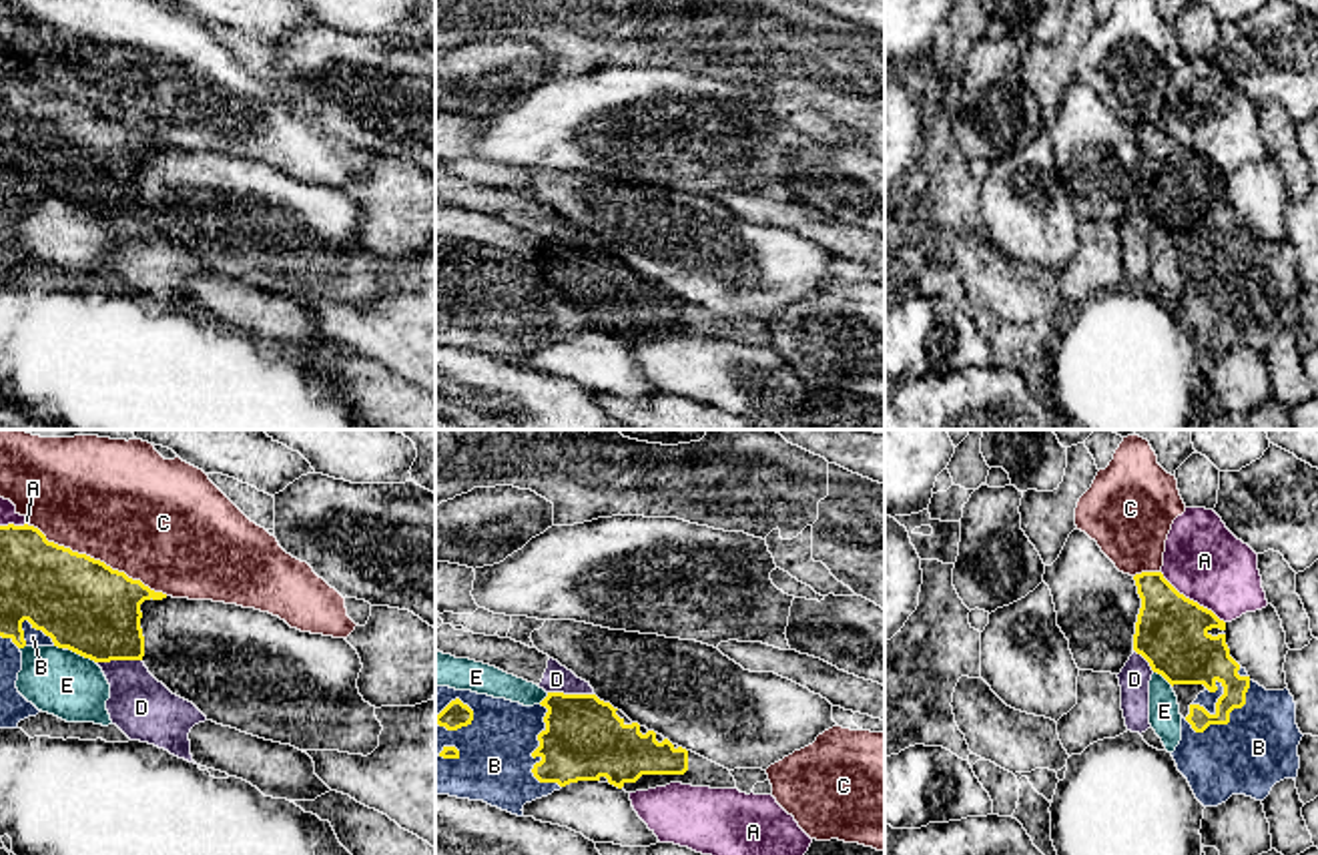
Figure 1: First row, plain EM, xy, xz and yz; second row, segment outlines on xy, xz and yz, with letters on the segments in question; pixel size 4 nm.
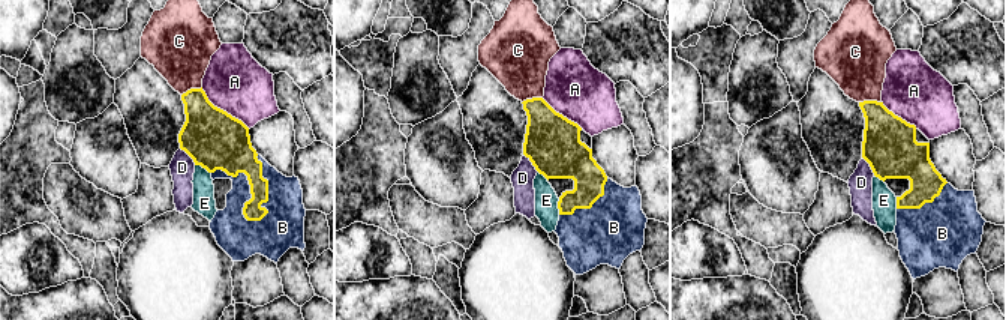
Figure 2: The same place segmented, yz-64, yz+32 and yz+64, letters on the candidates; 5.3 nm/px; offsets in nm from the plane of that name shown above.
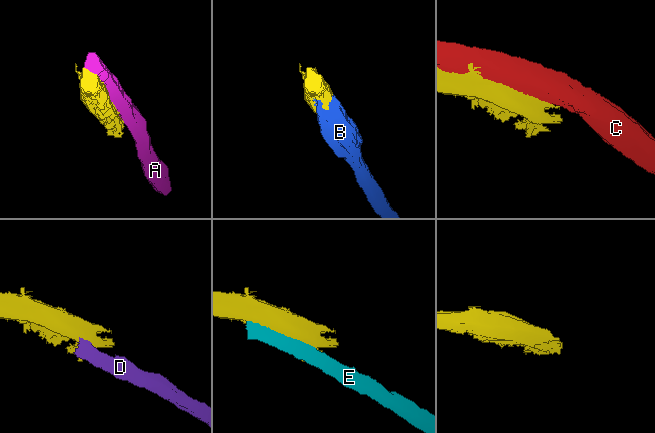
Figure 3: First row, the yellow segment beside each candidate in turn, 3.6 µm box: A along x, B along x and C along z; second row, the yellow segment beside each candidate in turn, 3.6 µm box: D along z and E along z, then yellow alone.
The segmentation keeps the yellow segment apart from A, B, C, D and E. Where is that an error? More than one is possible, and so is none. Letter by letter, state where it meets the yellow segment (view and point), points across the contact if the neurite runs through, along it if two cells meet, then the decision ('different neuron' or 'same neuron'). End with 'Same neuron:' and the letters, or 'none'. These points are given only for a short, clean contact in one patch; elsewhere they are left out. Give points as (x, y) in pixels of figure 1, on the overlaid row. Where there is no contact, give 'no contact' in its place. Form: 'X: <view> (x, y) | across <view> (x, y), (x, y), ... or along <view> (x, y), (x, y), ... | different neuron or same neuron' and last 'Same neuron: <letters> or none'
A: yz (1192, 601) | different neuron
B: xz (532, 753) | different neuron
C: xy (99, 560) | different neuron
D: xy (119, 659) | along xy (141, 659), (97, 663) | different neuron
E: xy (83, 655) | different neuron
Same neuron: none

